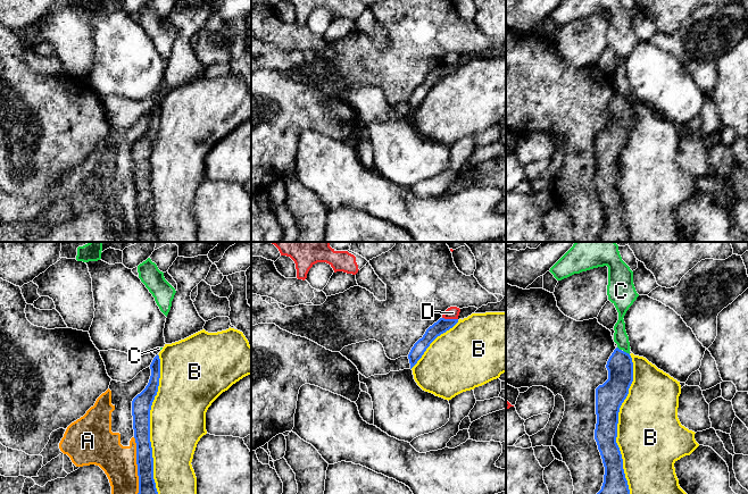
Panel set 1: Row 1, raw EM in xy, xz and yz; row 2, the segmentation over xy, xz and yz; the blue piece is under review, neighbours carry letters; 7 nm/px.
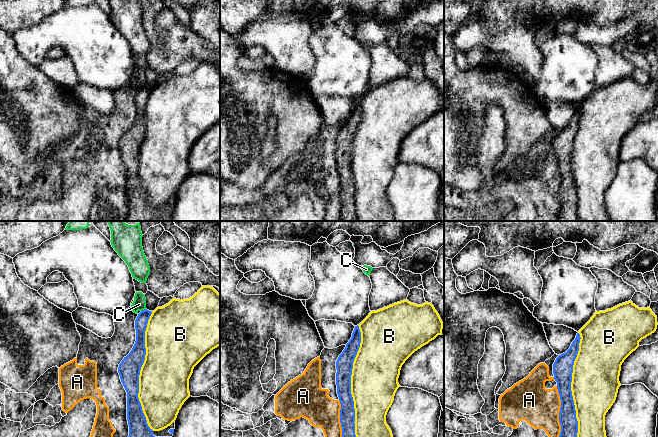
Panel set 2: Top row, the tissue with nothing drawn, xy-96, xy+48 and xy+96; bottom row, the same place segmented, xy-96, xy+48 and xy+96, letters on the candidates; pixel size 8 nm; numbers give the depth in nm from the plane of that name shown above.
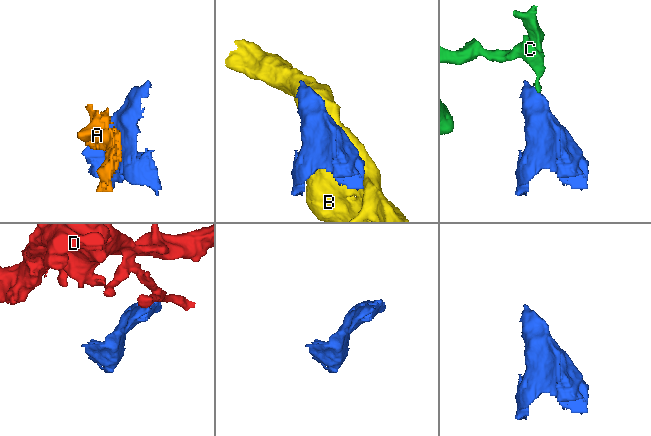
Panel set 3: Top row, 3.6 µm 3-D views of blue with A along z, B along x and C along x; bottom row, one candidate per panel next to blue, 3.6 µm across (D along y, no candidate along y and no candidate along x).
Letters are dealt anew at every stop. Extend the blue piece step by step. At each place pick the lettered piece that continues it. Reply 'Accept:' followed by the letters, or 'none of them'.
Accept: none of them

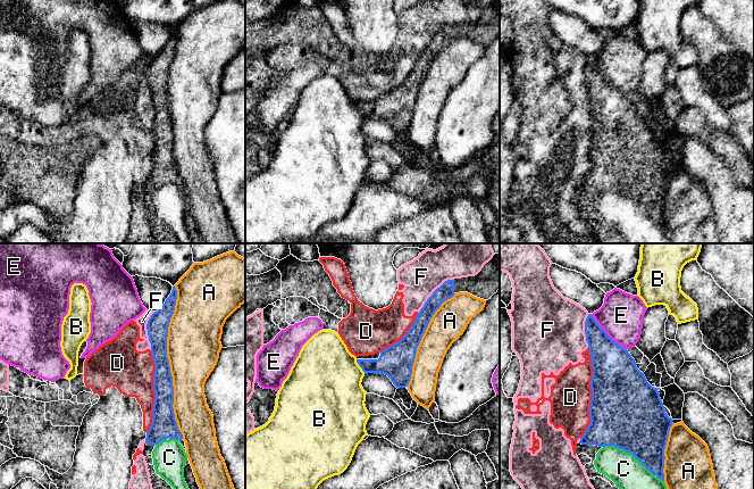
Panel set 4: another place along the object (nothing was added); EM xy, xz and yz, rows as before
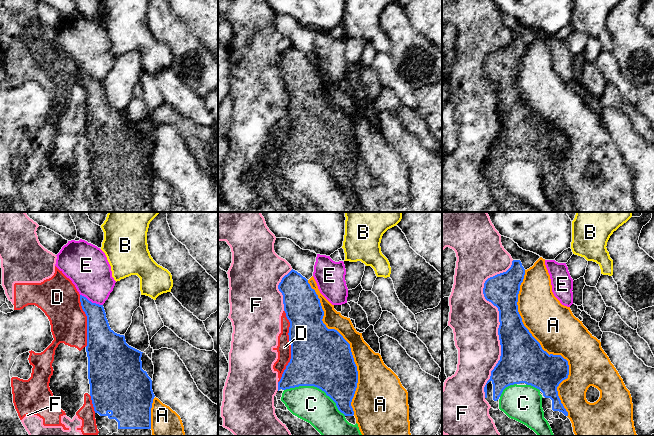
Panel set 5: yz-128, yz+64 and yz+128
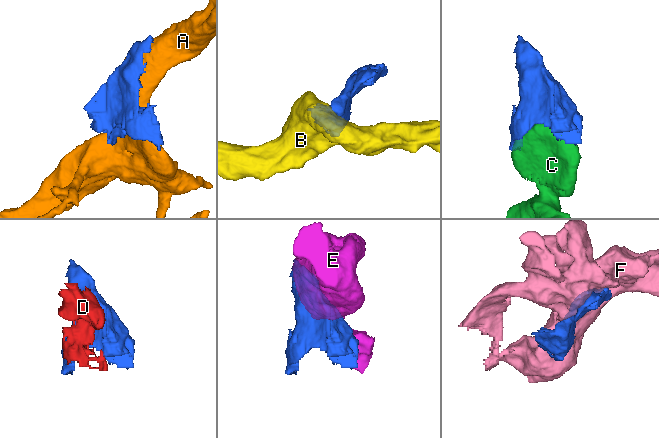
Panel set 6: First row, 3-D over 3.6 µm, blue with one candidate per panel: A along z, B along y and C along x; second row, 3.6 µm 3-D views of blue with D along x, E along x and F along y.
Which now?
Accept: none of them

